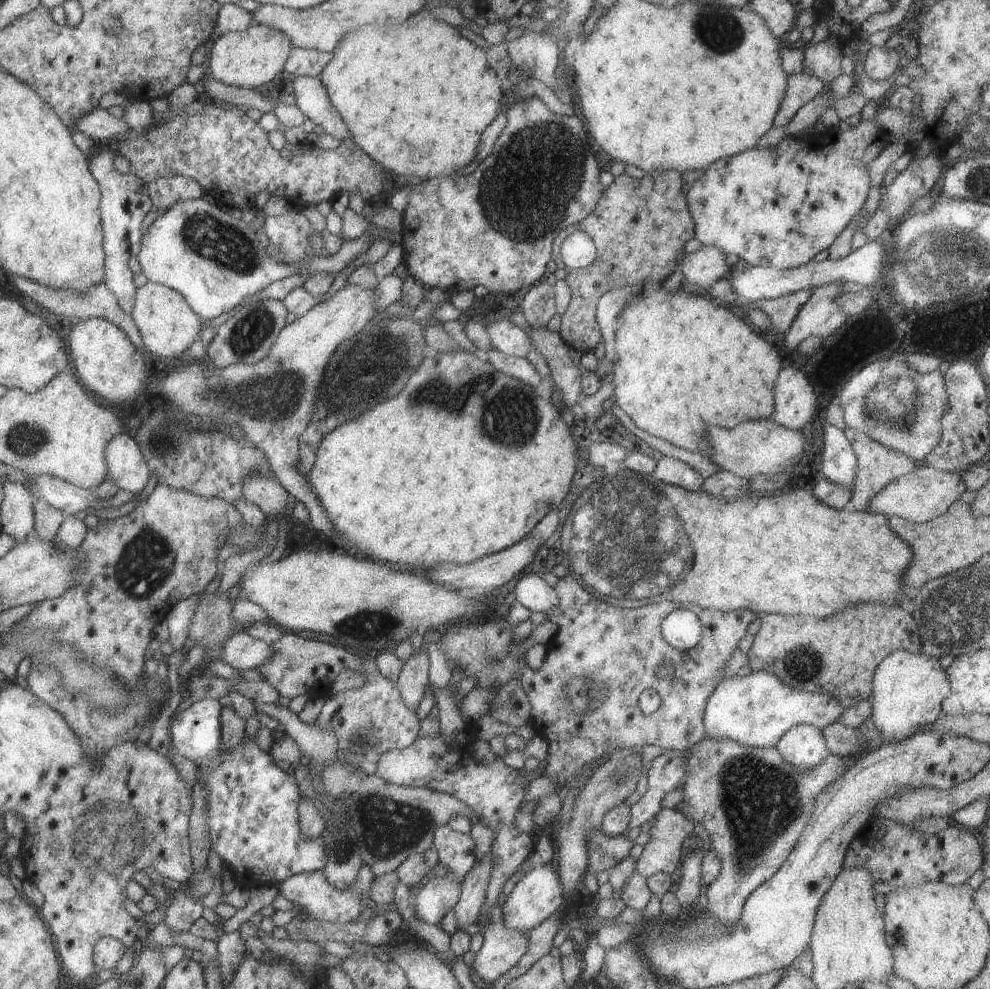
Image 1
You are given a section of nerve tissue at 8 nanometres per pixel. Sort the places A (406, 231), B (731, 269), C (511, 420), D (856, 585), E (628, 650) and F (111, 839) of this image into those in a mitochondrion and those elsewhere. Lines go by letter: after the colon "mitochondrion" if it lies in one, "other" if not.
A: other
B: other
C: mitochondrion
D: other
E: other
F: mitochondrion

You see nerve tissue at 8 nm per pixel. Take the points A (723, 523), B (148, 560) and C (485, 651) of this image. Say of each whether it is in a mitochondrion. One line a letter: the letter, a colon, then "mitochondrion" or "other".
A: other
B: mitochondrion
C: mitochondrion

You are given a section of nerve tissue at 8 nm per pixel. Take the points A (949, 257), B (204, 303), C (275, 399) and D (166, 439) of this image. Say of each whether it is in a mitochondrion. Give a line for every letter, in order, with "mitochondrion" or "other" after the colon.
A: mitochondrion
B: other
C: mitochondrion
D: mitochondrion

